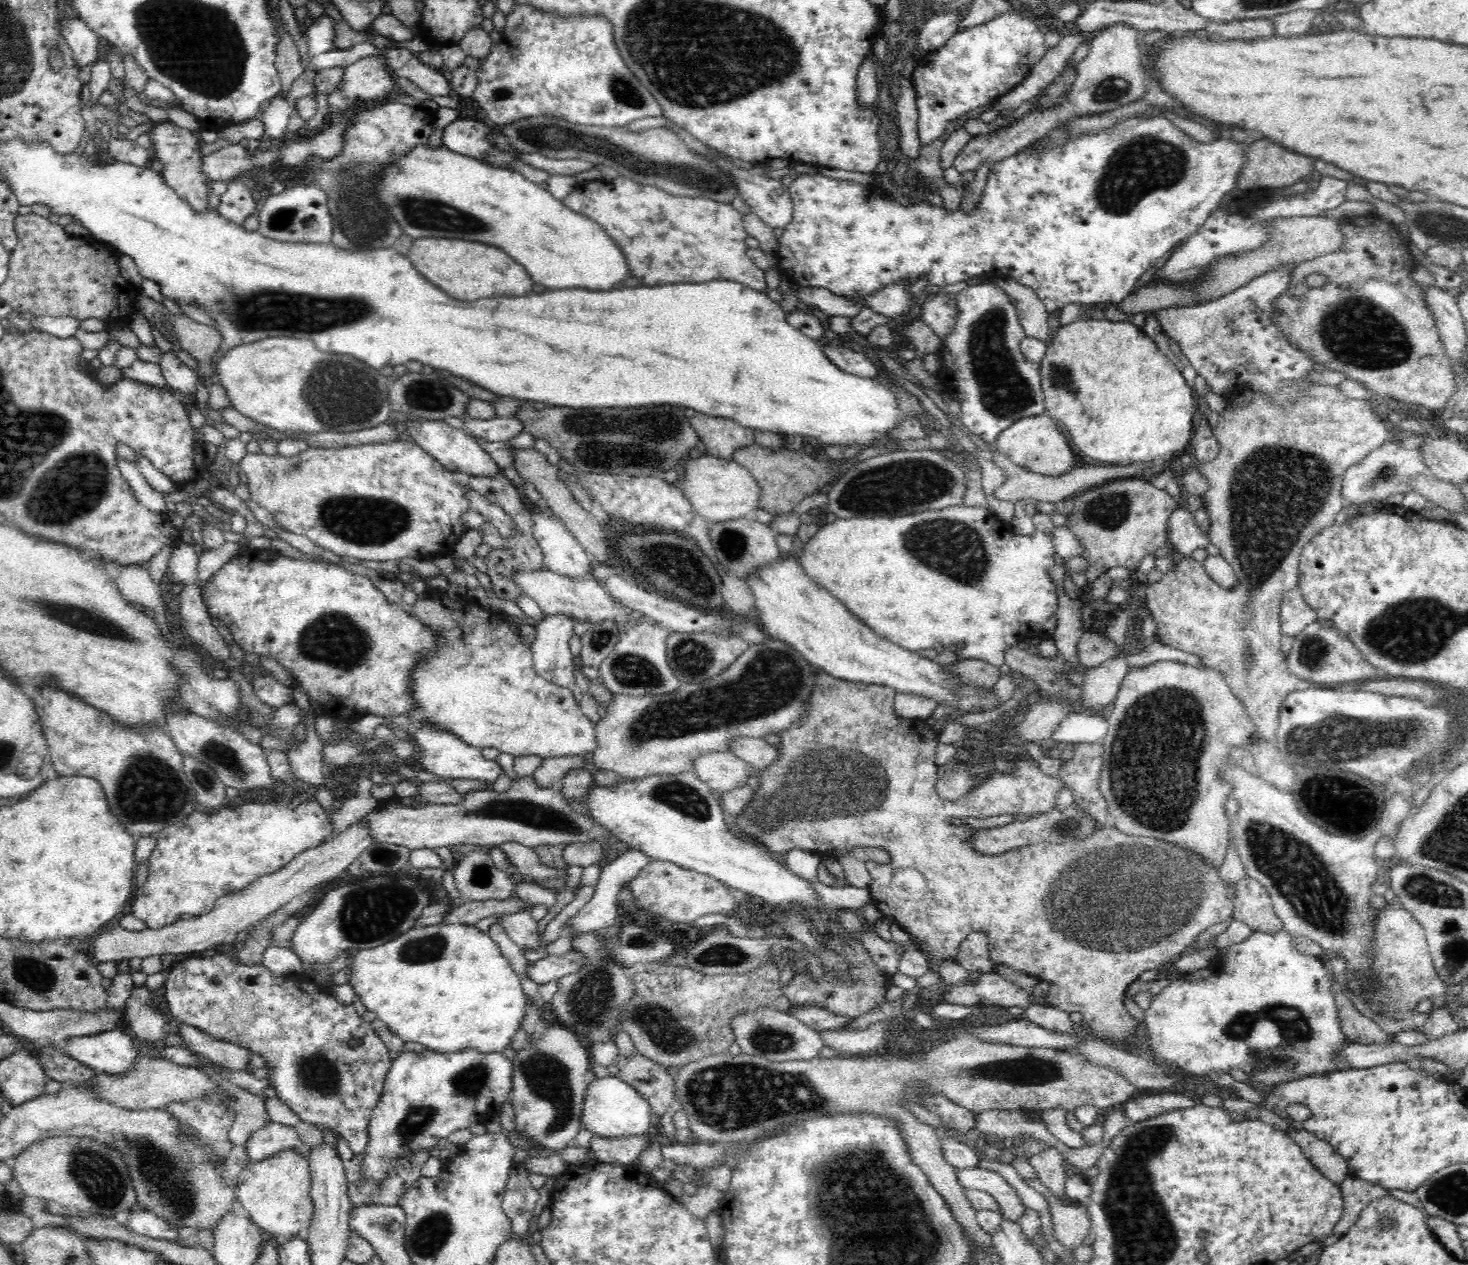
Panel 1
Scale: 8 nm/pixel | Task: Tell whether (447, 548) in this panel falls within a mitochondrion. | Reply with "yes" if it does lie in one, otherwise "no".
no

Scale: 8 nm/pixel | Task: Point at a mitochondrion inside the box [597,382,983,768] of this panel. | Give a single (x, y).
(773, 680)

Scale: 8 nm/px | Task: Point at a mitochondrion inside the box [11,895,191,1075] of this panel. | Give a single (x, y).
(43, 979)

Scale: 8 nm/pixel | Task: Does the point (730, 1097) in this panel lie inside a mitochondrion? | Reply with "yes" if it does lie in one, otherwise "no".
yes

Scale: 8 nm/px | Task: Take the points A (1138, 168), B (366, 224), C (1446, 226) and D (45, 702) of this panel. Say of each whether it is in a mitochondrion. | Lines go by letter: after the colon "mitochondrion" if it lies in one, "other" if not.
A: mitochondrion
B: mitochondrion
C: mitochondrion
D: other

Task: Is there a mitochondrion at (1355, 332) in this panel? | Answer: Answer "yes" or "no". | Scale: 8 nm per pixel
yes

